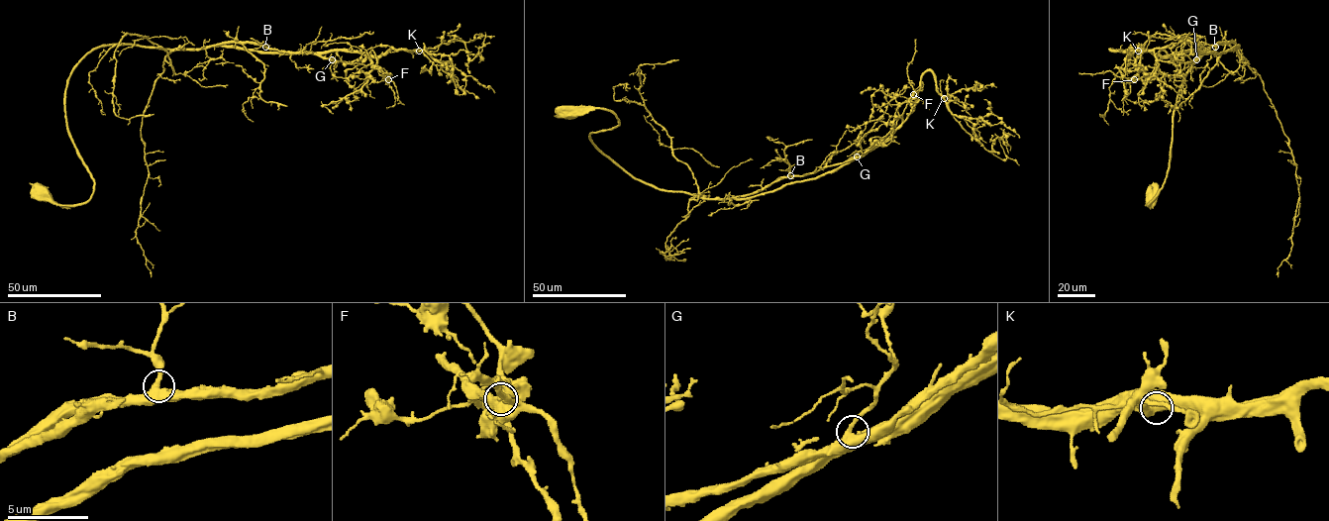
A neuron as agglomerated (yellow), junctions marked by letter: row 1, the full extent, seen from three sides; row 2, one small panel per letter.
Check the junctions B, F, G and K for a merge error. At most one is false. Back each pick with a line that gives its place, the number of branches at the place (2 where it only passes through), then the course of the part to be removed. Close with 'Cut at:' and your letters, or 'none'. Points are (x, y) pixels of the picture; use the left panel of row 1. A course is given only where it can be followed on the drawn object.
F: place (388, 79); branches 3; course (387, 79), (383, 68), (371, 64), (353, 72)
Cut at: F

